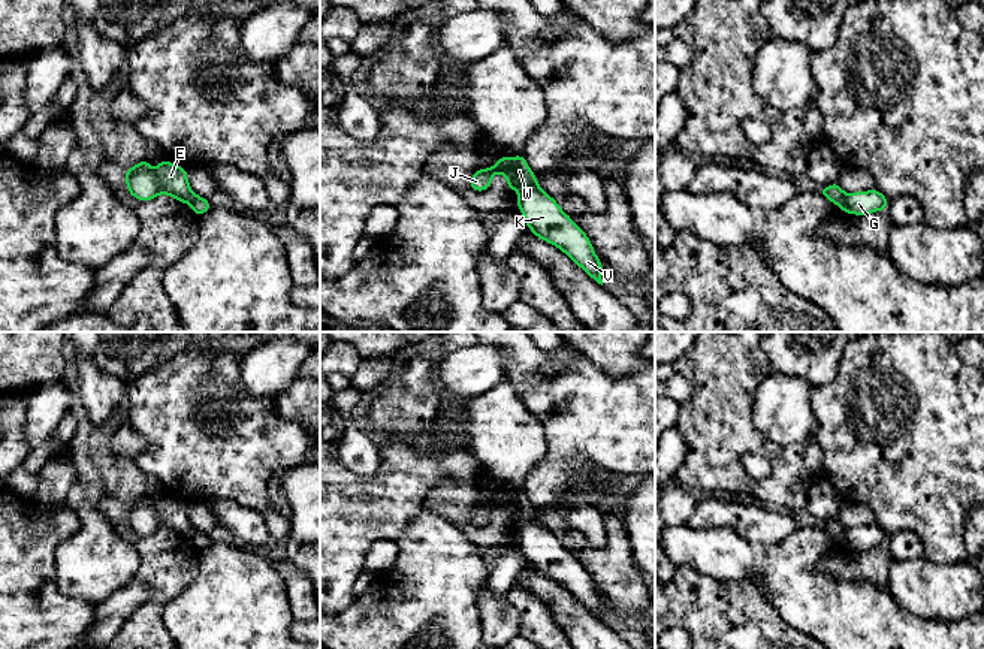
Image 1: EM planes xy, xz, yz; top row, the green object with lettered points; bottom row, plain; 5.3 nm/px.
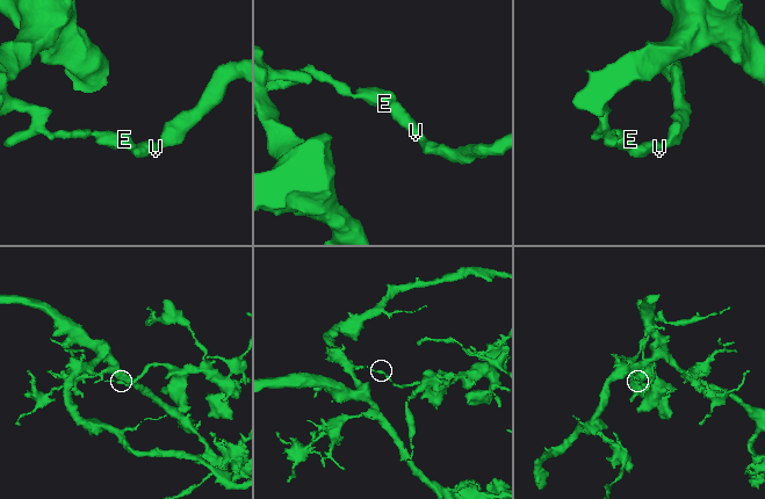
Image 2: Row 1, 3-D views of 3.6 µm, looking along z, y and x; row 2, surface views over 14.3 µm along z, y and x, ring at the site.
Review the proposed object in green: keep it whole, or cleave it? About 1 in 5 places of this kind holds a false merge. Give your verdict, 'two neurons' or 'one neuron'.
two neurons

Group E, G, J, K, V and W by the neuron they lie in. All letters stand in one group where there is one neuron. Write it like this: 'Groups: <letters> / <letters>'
Groups: E J W / G K V

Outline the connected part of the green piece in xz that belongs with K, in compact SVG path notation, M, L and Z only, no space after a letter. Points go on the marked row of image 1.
M538 182L520 191L517 202L526 227L532 233L565 253L592 280L603 286L603 265L586 233L558 202L540 188Z

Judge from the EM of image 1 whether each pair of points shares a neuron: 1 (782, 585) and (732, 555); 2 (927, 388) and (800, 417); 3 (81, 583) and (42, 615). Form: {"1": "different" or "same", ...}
{"1": "same", "2": "different", "3": "different"}

